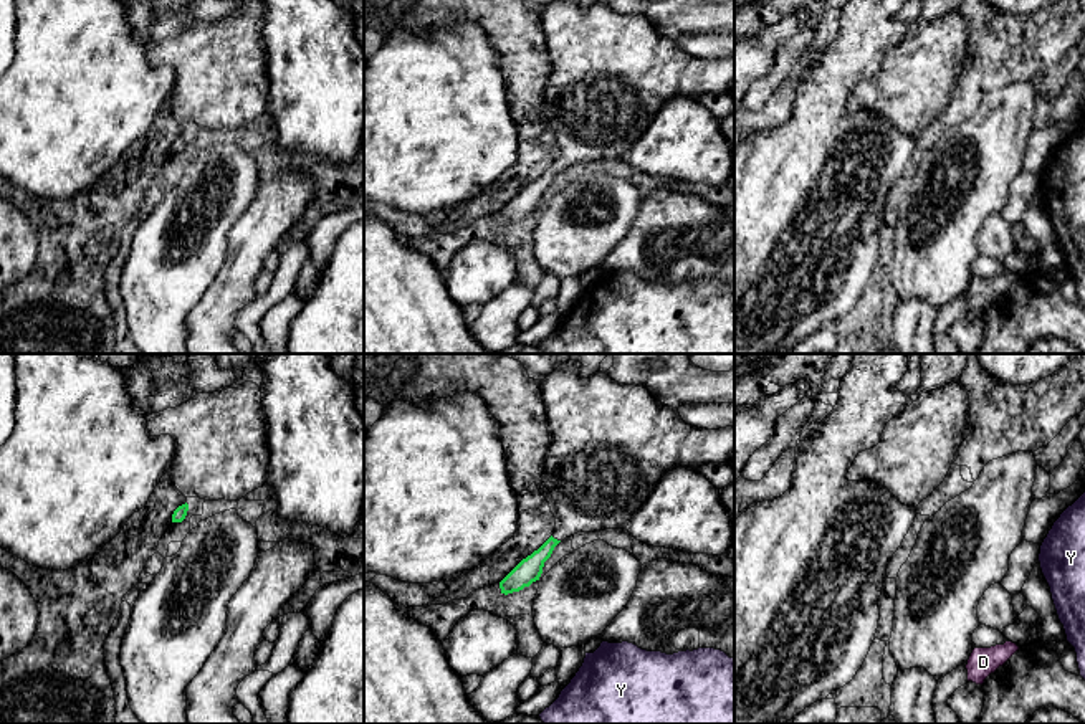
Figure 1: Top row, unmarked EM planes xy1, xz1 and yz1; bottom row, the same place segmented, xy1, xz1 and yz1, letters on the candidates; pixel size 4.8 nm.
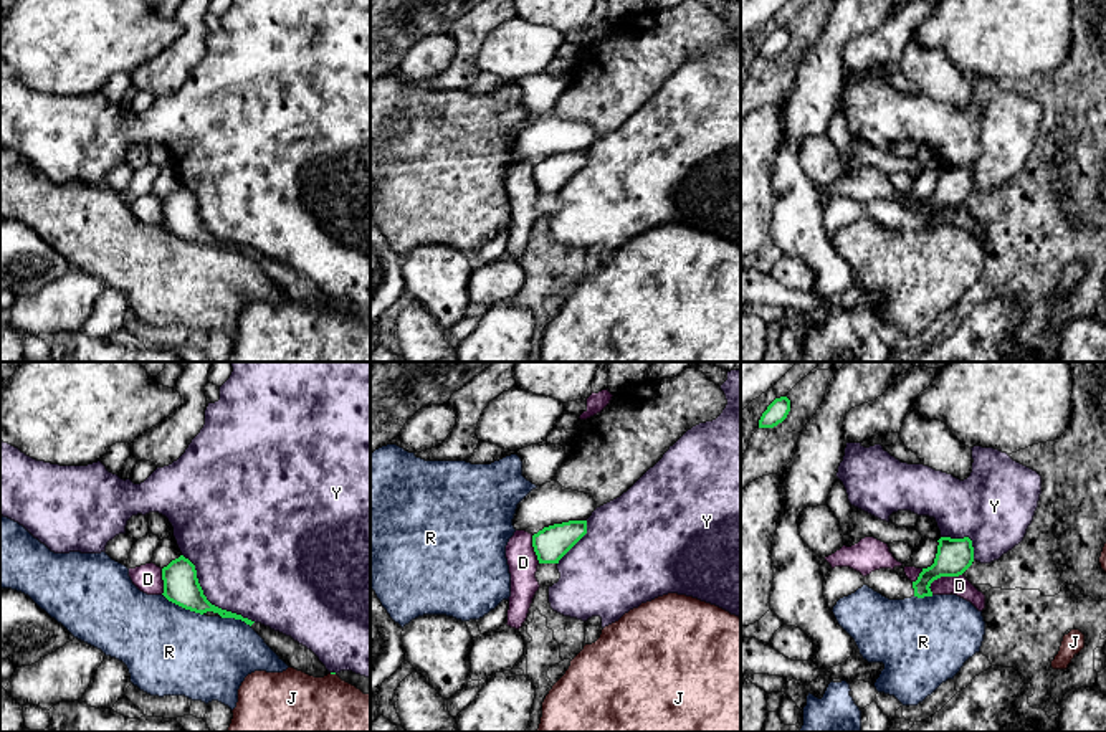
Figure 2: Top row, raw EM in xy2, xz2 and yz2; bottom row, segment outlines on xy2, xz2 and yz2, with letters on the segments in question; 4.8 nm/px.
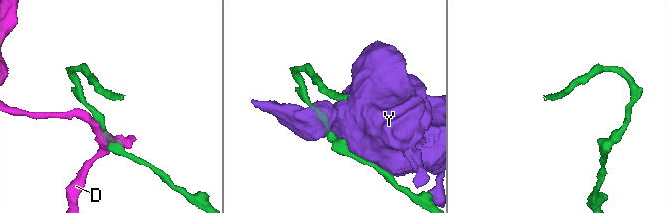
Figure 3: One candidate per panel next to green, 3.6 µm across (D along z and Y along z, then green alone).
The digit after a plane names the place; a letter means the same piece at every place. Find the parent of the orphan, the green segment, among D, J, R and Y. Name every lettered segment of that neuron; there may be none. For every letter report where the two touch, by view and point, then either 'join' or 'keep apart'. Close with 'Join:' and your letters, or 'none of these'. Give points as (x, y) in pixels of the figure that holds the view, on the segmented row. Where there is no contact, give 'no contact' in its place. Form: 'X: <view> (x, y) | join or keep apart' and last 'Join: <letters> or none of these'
D: yz2 (941, 575) | keep apart
J: xy2 (333, 673) | keep apart
R: xy2 (182, 607) | keep apart
Y: xy2 (207, 600) | keep apart
Join: none of these

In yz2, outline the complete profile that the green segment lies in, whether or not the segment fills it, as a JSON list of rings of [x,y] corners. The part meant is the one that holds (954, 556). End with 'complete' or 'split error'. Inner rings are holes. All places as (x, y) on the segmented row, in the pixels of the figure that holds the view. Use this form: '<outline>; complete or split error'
[[[941,537],[934,563],[922,568],[918,580],[913,582],[914,597],[932,597],[931,583],[941,577],[959,577],[974,562],[974,547],[969,537],[951,539]]]; complete

